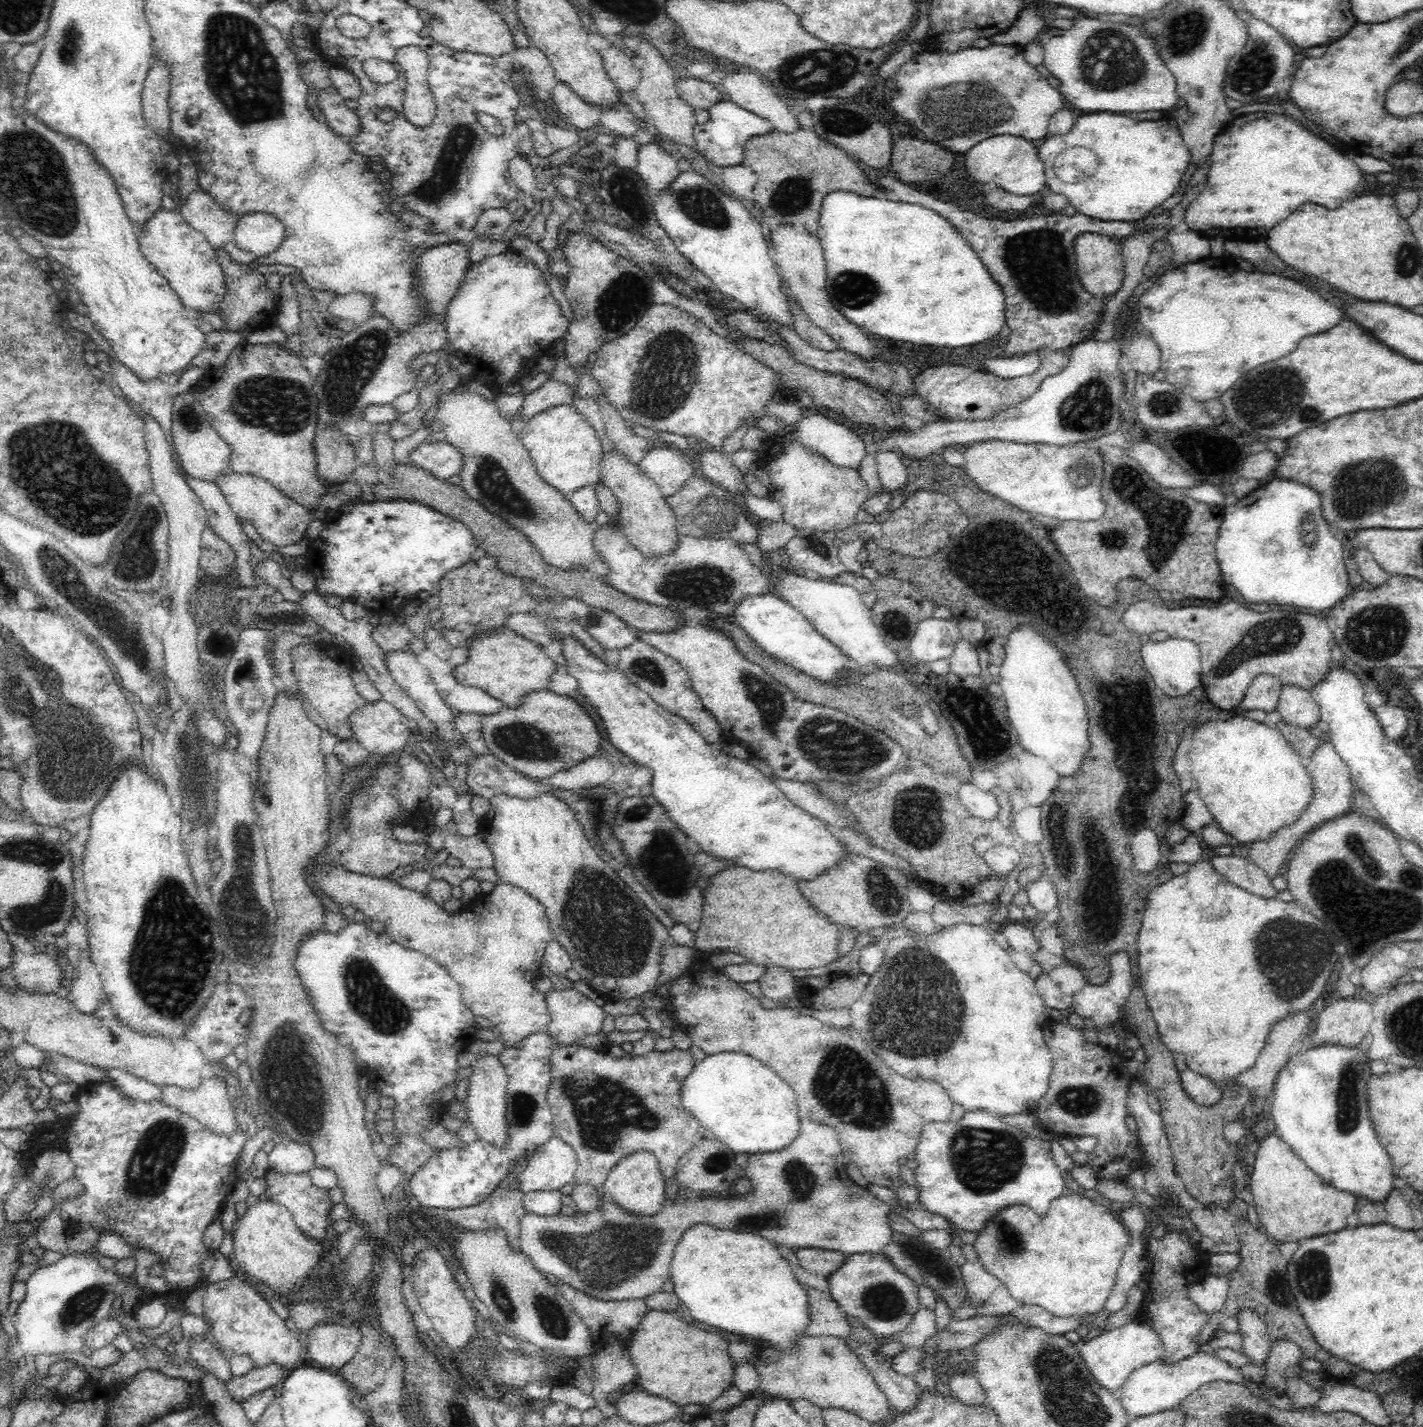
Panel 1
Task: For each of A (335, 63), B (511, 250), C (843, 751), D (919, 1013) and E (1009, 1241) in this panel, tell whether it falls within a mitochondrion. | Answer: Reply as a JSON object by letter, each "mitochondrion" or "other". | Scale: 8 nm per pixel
{"A":"other","B":"other","C":"mitochondrion","D":"mitochondrion","E":"mitochondrion"}

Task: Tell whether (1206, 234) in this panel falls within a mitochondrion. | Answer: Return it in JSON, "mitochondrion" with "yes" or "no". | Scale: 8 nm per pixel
{"mitochondrion":"no"}

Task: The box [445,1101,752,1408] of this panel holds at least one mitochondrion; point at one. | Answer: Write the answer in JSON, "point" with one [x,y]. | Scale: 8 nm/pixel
{"point":[604,1259]}

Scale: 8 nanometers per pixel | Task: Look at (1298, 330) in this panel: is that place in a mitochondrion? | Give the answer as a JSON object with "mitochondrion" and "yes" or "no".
{"mitochondrion":"no"}

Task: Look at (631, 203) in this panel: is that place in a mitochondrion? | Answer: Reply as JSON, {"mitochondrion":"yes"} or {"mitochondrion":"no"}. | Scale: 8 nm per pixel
{"mitochondrion":"no"}

